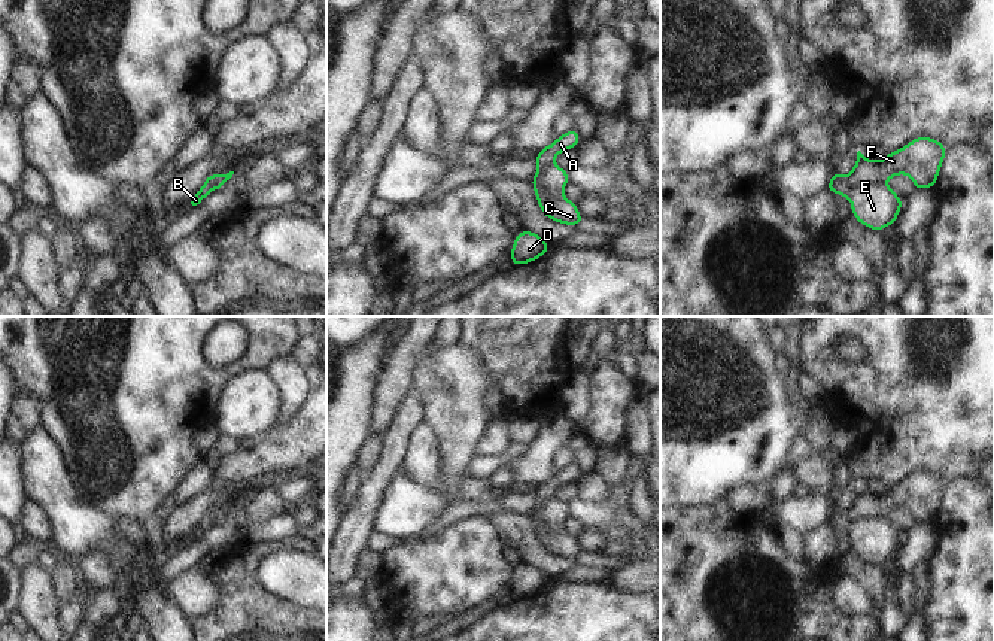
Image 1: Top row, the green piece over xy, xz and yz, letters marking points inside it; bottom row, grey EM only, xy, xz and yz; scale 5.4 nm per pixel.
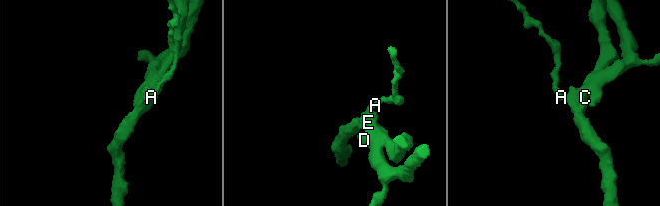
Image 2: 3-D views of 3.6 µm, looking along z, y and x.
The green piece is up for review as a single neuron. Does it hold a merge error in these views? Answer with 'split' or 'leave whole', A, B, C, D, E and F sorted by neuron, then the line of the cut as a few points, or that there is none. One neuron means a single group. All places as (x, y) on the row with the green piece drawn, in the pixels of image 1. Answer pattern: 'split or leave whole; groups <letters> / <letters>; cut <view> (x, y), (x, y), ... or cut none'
split; groups A B C E / D F; cut yz (842, 178), (847, 187), (878, 185), (882, 181)

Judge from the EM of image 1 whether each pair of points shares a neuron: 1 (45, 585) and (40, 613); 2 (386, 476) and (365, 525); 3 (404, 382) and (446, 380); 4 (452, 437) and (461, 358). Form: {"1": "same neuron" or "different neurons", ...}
{"1": "same neuron", "2": "same neuron", "3": "different neurons", "4": "same neuron"}

